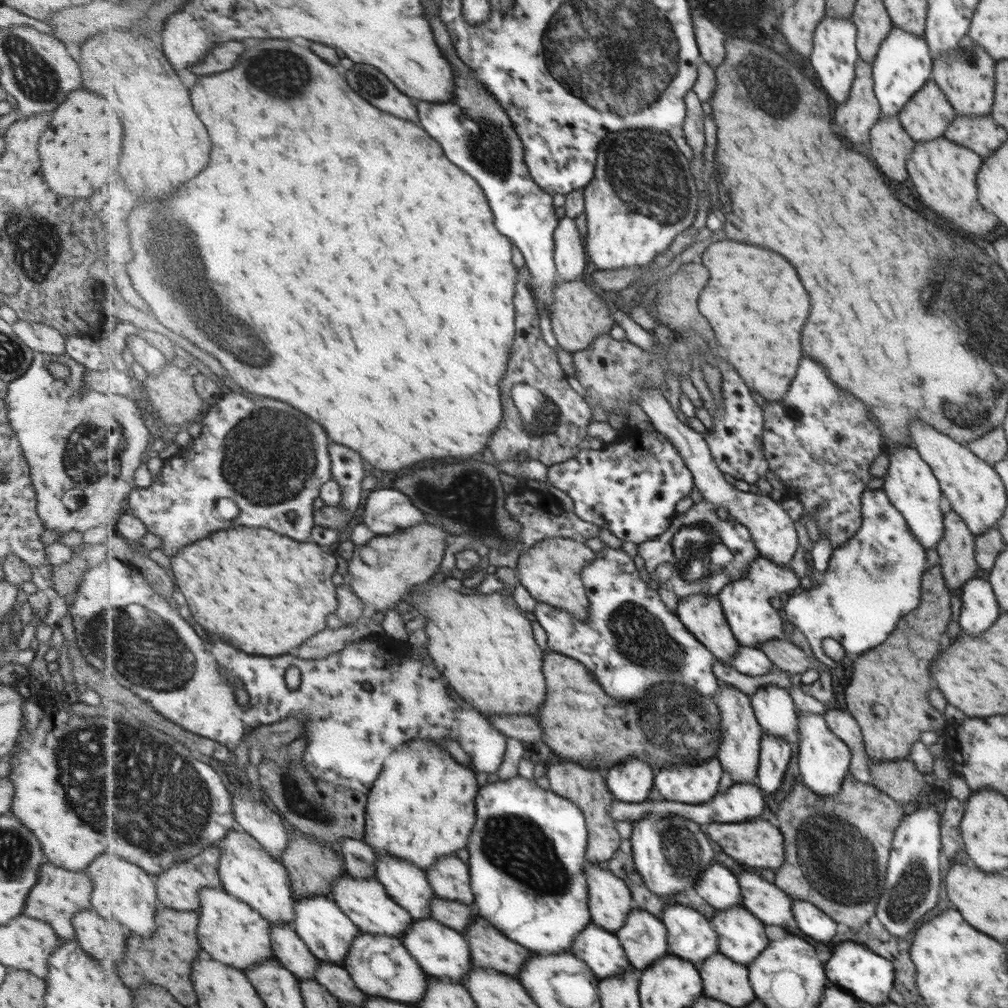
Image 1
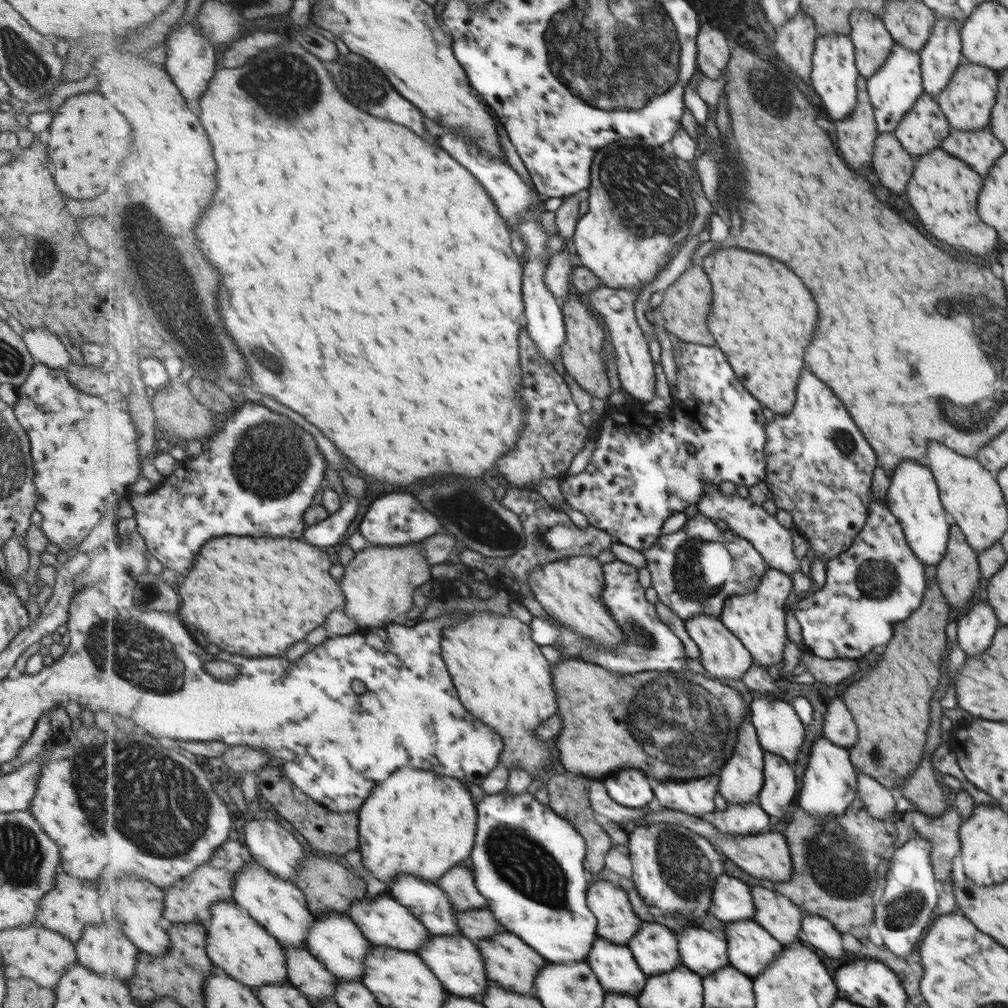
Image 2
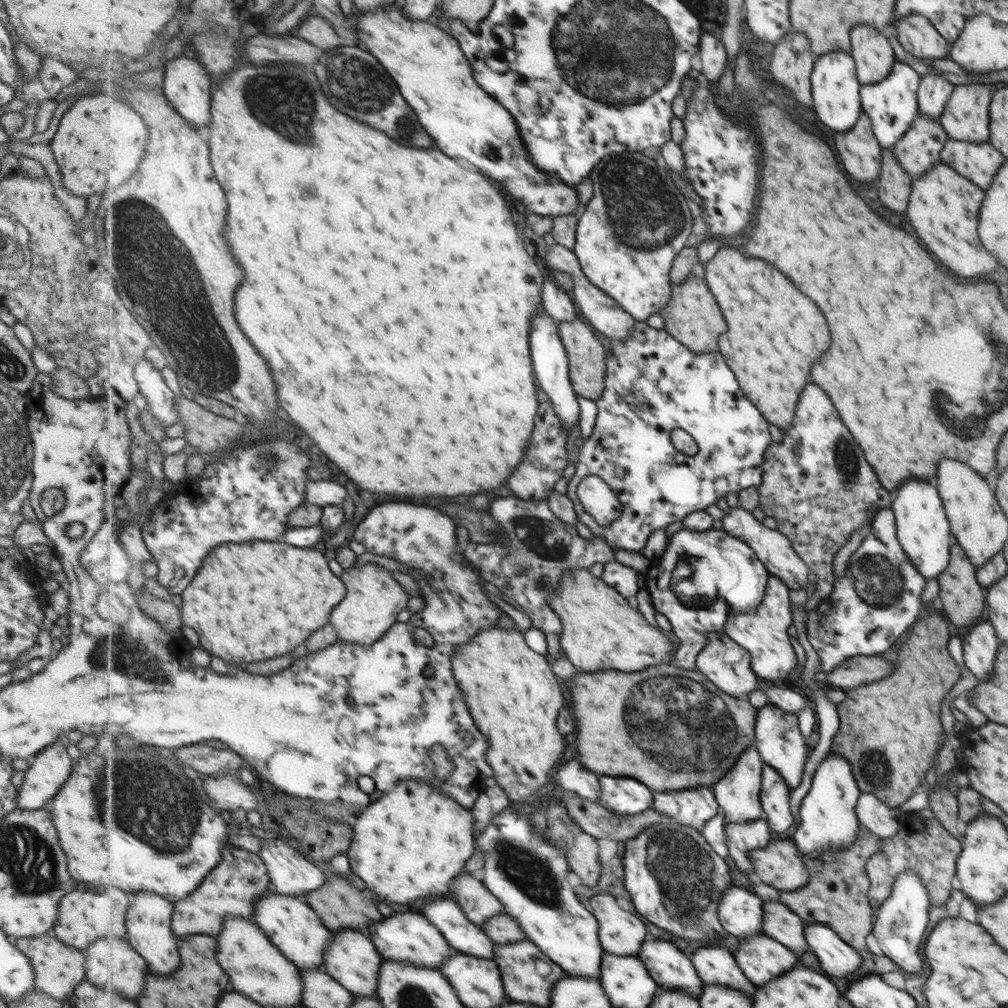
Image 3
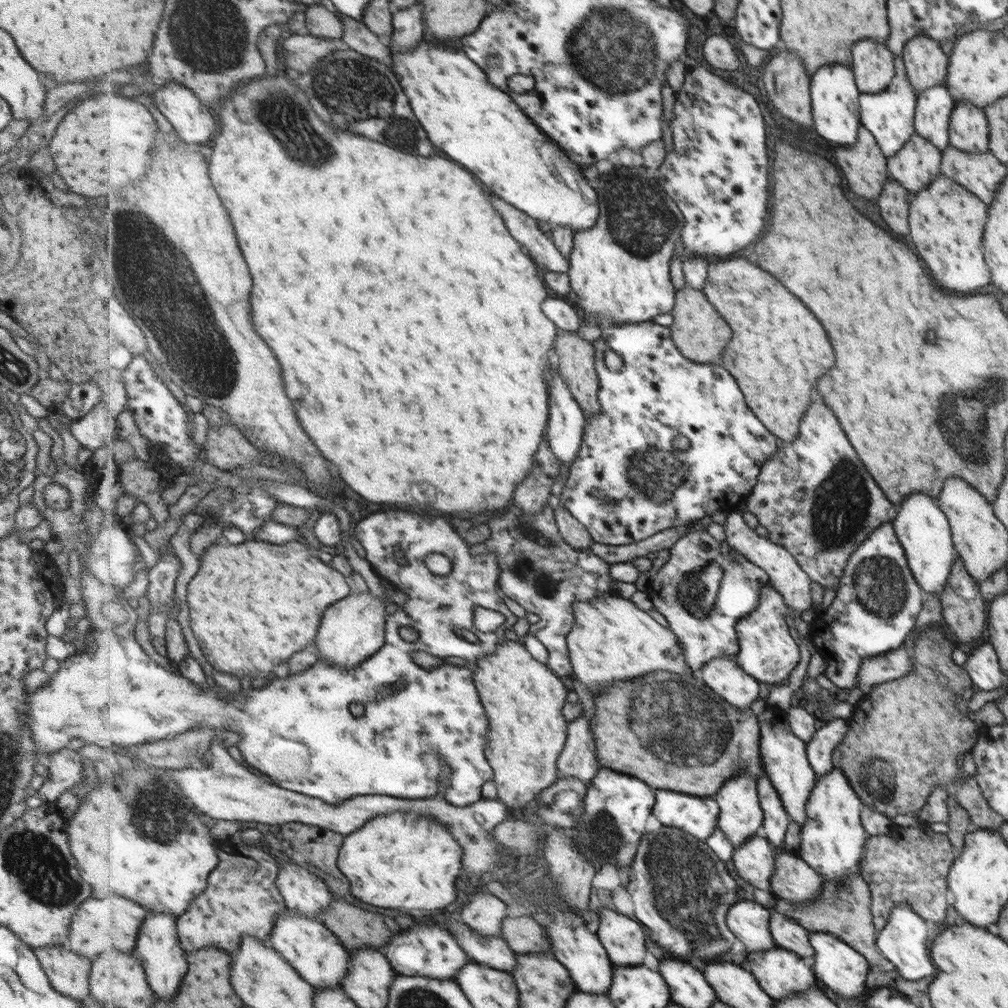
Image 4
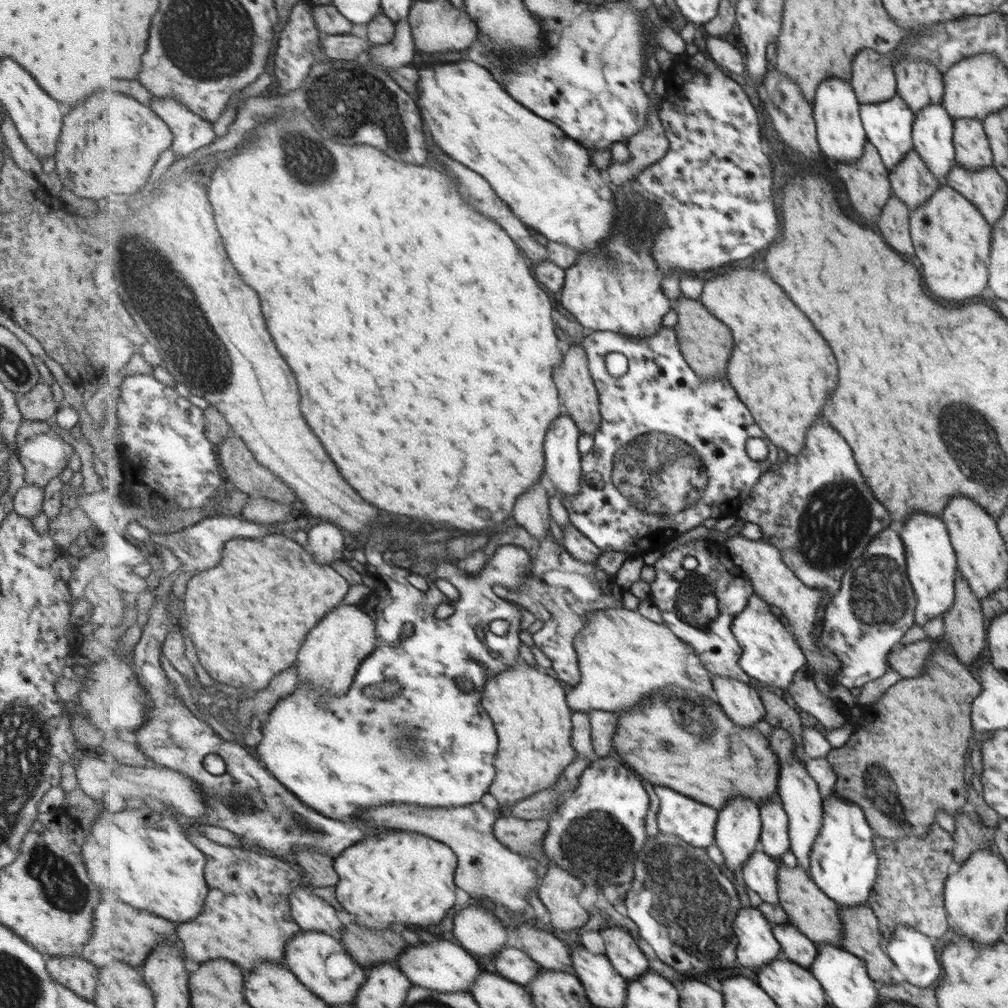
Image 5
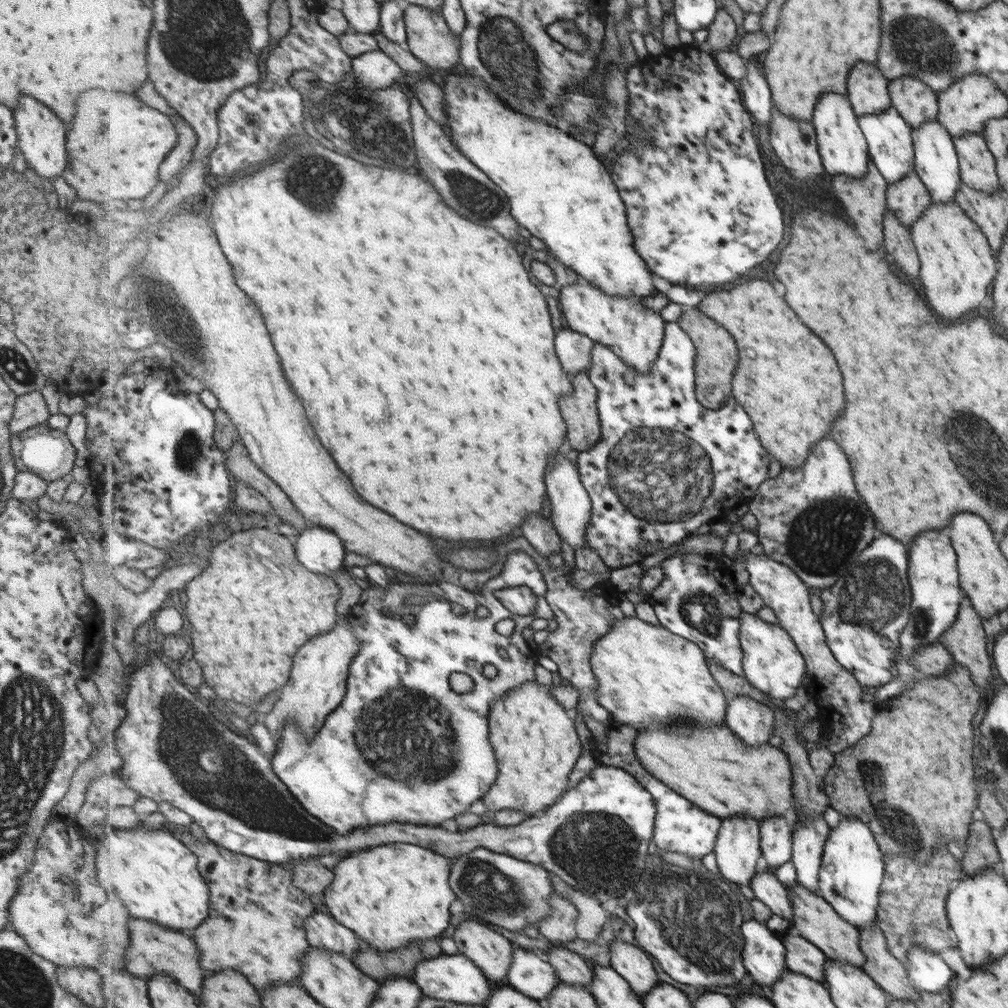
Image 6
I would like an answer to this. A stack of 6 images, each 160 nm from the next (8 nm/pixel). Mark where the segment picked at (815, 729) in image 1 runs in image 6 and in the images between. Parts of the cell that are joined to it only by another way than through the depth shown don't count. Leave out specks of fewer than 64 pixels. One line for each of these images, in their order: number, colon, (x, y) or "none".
2: (828, 783)
3: (827, 814)
4: (832, 840)
5: (843, 864)
6: (850, 872)

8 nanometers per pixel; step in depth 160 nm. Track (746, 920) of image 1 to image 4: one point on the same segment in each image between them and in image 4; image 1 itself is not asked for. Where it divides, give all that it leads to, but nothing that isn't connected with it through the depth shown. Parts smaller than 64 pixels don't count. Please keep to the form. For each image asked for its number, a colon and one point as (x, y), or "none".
2: (751, 948)
3: (761, 958)
4: (780, 972)

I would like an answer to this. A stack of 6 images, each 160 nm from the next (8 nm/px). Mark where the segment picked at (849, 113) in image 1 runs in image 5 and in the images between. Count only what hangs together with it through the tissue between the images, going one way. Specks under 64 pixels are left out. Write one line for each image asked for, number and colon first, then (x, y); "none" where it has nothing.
2: (856, 135)
3: (858, 149)
4: (864, 166)
5: (865, 180)

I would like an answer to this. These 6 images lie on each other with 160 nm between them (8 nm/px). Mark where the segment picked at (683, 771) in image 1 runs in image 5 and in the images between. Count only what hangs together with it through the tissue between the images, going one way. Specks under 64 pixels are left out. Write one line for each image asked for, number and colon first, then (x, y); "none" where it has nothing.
2: (697, 797)
3: (694, 808)
4: (699, 816)
5: (681, 816)

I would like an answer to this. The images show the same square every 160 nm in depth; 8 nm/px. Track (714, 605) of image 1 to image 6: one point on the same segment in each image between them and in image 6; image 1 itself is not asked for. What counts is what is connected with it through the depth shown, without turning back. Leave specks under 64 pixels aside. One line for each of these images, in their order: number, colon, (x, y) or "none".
2: (724, 656)
3: (728, 665)
4: (724, 674)
5: (742, 702)
6: (749, 718)

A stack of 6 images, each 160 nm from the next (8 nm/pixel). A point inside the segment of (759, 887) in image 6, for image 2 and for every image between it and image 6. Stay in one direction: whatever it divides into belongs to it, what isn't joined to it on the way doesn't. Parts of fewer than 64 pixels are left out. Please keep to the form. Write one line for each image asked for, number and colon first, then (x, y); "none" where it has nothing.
2: (751, 818)
3: (742, 838)
4: (754, 859)
5: (759, 873)

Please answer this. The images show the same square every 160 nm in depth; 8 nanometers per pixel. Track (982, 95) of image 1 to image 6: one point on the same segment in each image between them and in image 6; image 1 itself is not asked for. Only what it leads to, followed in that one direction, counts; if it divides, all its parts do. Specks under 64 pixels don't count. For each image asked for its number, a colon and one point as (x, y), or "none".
2: (965, 101)
3: (964, 118)
4: (968, 132)
5: (970, 141)
6: (976, 166)

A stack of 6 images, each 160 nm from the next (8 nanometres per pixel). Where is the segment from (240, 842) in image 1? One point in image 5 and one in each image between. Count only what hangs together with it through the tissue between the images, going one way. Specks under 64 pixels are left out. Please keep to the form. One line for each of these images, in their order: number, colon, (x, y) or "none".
2: (280, 905)
3: (293, 925)
4: (312, 948)
5: (320, 961)

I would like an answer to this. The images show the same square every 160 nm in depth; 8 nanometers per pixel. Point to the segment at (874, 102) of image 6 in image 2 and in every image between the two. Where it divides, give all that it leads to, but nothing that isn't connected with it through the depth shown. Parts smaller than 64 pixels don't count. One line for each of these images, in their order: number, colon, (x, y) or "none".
2: (872, 43)
3: (870, 50)
4: (872, 64)
5: (872, 80)

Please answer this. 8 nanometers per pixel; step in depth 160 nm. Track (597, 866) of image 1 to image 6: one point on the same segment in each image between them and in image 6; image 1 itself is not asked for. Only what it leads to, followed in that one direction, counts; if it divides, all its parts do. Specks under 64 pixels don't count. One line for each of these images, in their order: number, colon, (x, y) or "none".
2: (617, 920)
3: (622, 932)
4: (624, 939)
5: (622, 949)
6: (634, 963)

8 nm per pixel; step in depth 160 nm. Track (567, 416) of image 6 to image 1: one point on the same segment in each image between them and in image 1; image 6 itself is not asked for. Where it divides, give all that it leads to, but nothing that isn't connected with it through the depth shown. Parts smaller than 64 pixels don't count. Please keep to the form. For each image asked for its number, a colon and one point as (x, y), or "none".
1: (579, 315)
2: (582, 353)
3: (588, 366)
4: (576, 357)
5: (581, 399)

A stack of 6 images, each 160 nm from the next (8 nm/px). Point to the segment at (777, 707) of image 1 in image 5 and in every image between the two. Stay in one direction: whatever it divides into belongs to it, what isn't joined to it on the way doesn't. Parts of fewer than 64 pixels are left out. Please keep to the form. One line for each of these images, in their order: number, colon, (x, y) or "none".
2: (780, 732)
3: (777, 739)
4: (783, 755)
5: (798, 793)

